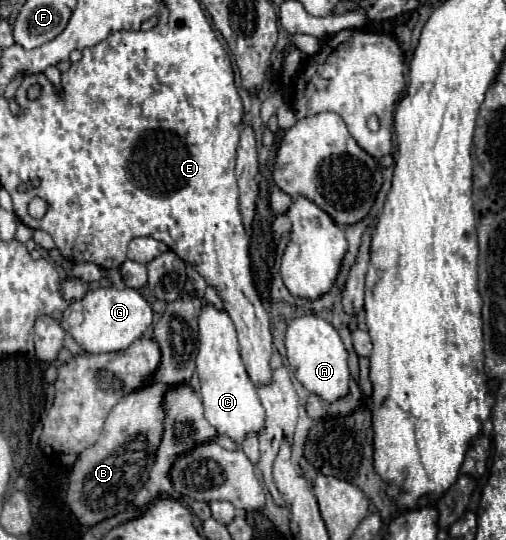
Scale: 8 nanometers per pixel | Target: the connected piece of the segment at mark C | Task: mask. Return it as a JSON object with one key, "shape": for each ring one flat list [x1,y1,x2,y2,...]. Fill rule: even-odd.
{"shape":[[204,306,200,312,200,348,196,357,196,369,202,384,202,404,206,420,216,428,220,436,242,444,248,434,258,434,264,428,264,408,258,400,256,386,252,384,244,362,238,352,236,328,226,312,218,312,212,306]]}

